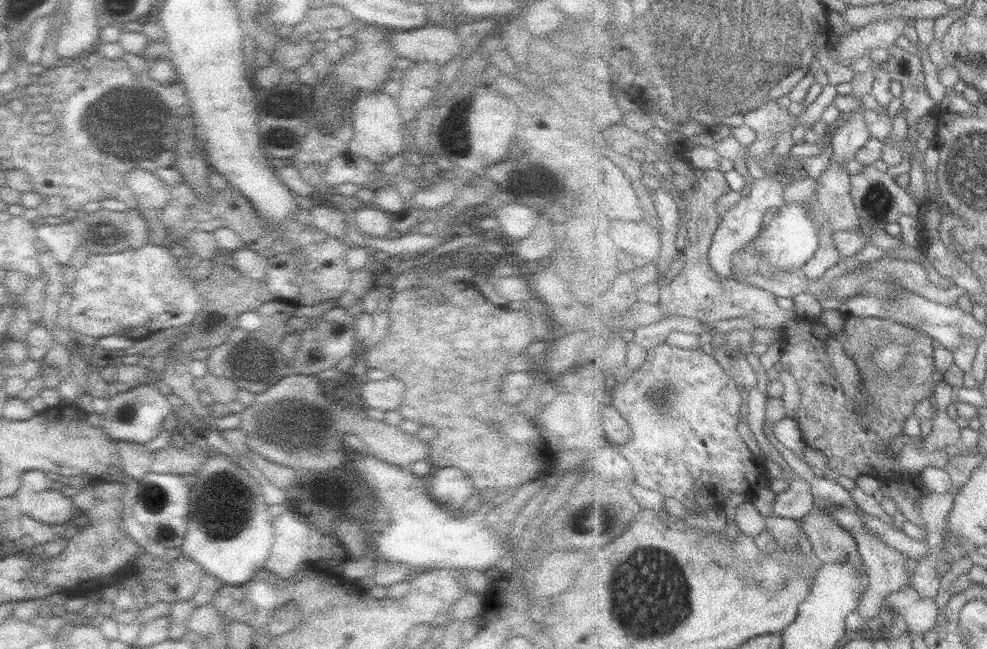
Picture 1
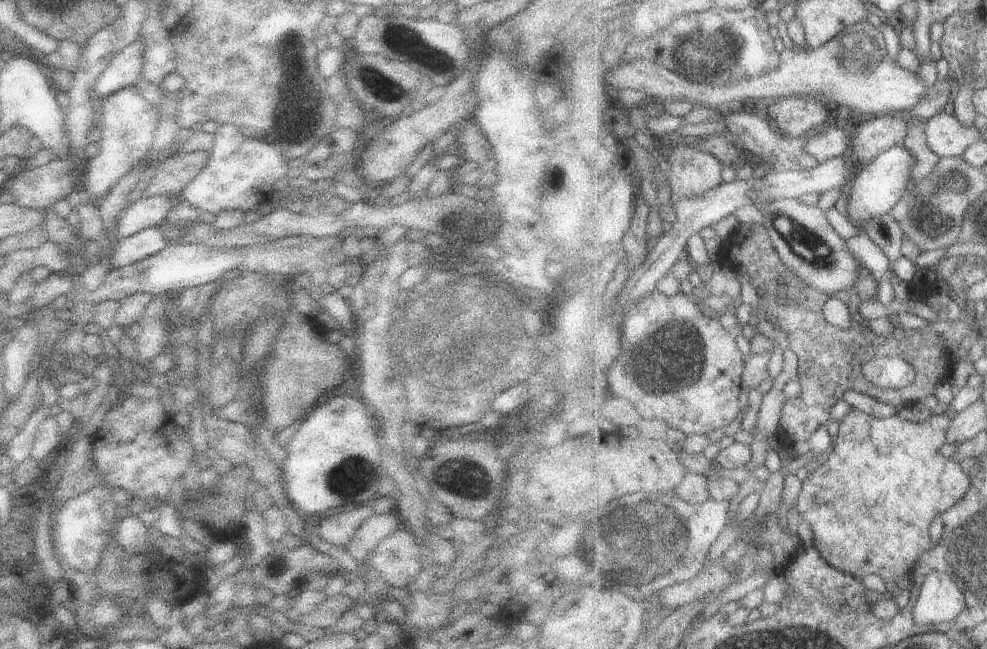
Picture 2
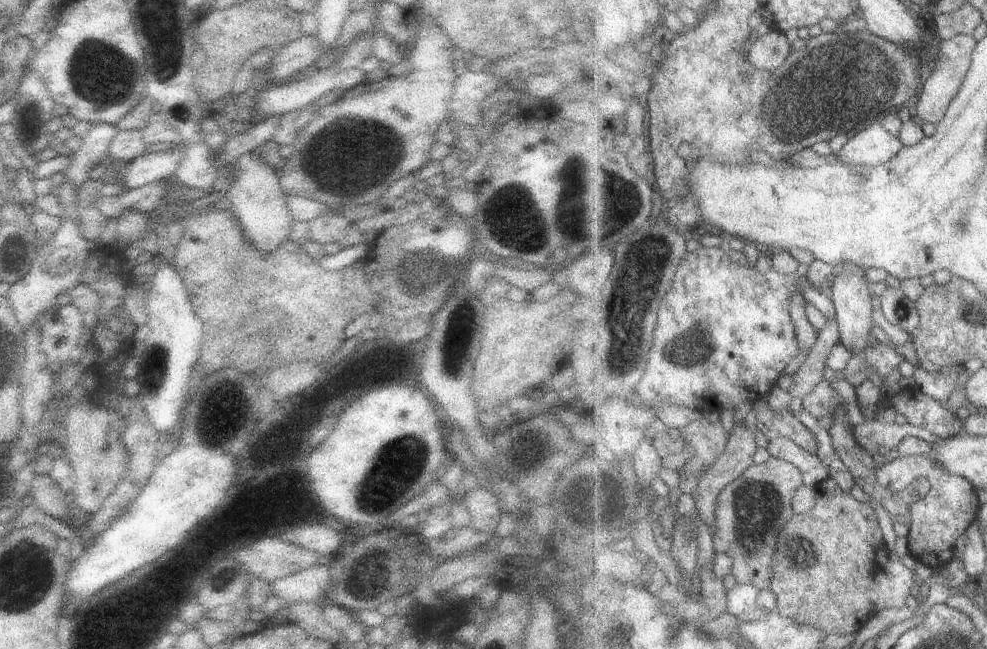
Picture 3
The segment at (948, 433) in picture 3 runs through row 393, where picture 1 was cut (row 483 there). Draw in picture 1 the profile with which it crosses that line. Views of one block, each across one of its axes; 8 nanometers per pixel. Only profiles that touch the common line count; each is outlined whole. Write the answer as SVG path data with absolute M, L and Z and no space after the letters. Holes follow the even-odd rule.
M847 316L844 329L839 335L833 335L819 317L798 317L802 321L801 324L785 329L780 340L782 353L778 364L793 376L801 391L795 420L800 425L804 441L809 448L826 454L829 469L835 476L841 475L853 479L854 482L865 476L873 476L885 483L897 482L903 486L914 506L917 506L917 499L931 492L924 486L919 472L913 473L894 465L895 455L887 456L887 445L893 437L901 435L901 429L902 434L907 433L907 418L915 416L914 411L918 403L934 395L933 346L937 342L931 336L889 318ZM833 340L843 344L845 354L857 364L861 372L860 392L866 397L866 410L856 408L854 400L846 396L841 381L837 379L837 369L833 367L827 354L827 346ZM891 343L909 345L911 352L901 372L885 376L873 360L873 351ZM858 414L860 416L857 416Z

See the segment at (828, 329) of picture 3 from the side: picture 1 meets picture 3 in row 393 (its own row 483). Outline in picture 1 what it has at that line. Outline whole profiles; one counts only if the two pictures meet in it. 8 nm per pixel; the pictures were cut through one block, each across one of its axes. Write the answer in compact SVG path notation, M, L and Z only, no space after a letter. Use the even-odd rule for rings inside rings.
M796 476L790 483L787 489L776 494L773 516L799 521L815 509L811 483Z

